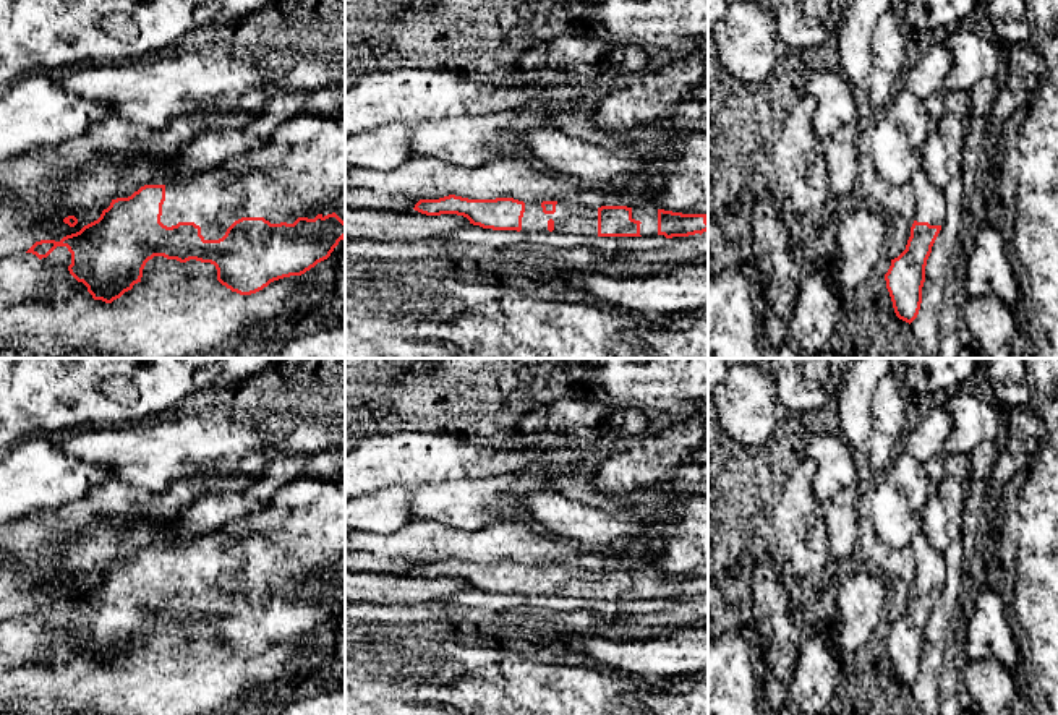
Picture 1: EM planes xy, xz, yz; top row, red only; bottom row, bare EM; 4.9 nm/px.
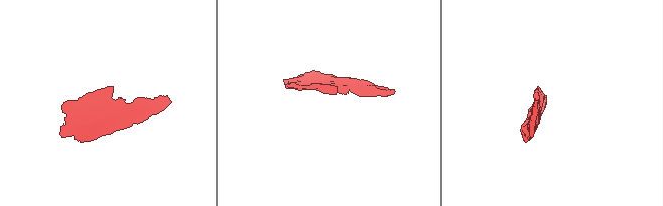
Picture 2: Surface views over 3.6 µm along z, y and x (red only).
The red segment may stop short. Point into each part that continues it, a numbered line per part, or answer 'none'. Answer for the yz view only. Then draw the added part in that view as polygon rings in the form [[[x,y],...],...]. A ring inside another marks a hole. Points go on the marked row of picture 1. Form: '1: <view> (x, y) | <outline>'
1: yz (930, 206) | [[[924,169],[914,172],[911,185],[915,198],[915,220],[943,225],[946,214],[945,191],[932,183]]]

